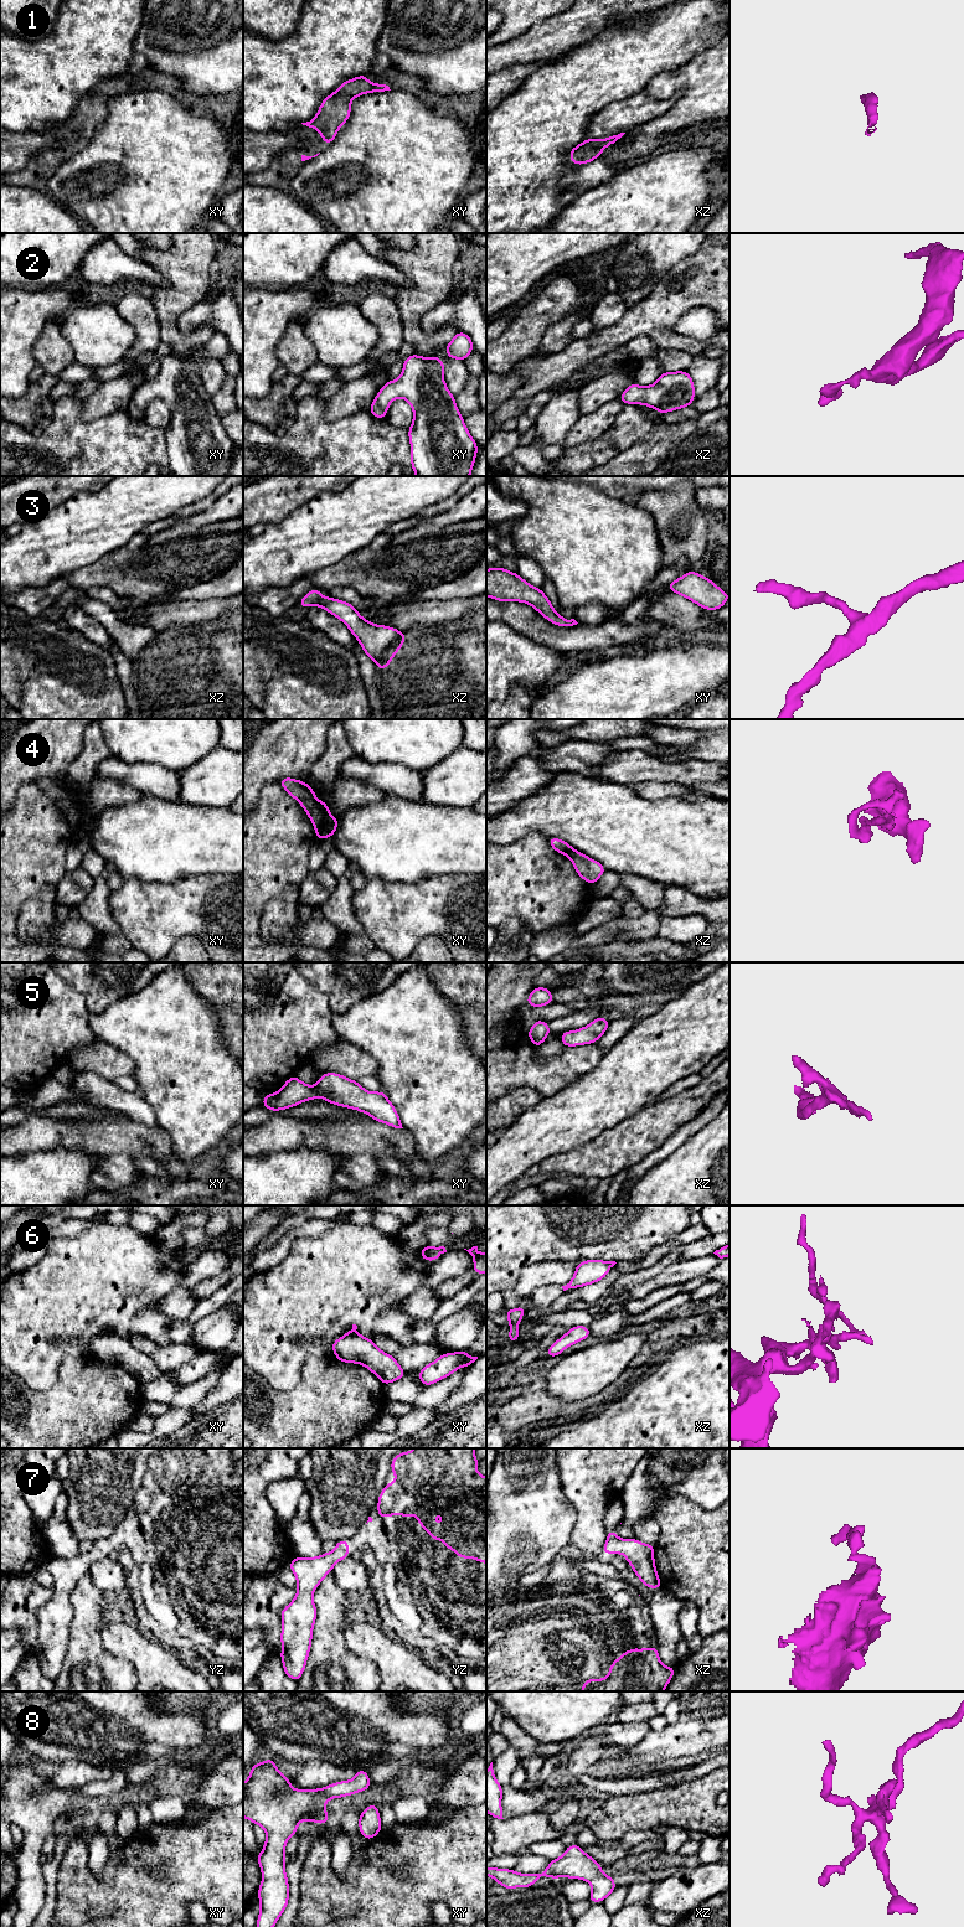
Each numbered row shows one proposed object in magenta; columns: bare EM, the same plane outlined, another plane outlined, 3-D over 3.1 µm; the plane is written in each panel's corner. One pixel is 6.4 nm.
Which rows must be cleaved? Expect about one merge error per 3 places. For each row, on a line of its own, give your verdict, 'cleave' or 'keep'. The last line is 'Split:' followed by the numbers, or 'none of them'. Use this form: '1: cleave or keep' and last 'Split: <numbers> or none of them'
1: keep
2: keep
3: keep
4: cleave
5: keep
6: keep
7: keep
8: keep
Split: 4

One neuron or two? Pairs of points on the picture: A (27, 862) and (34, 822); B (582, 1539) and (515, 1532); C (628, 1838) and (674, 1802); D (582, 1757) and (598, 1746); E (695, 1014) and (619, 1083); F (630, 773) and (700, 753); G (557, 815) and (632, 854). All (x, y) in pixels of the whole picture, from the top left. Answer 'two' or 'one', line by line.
A: one
B: two
C: two
D: one
E: one
F: two
G: one

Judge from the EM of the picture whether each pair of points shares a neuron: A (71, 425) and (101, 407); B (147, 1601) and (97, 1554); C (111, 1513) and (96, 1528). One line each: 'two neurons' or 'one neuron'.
A: two neurons
B: one neuron
C: one neuron

